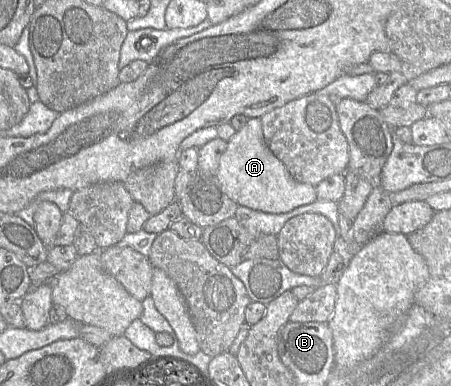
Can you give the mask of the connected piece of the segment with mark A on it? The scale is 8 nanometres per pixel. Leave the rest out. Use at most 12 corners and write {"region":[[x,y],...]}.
{"region":[[260,118],[215,174],[238,206],[281,214],[316,201],[265,143]]}

